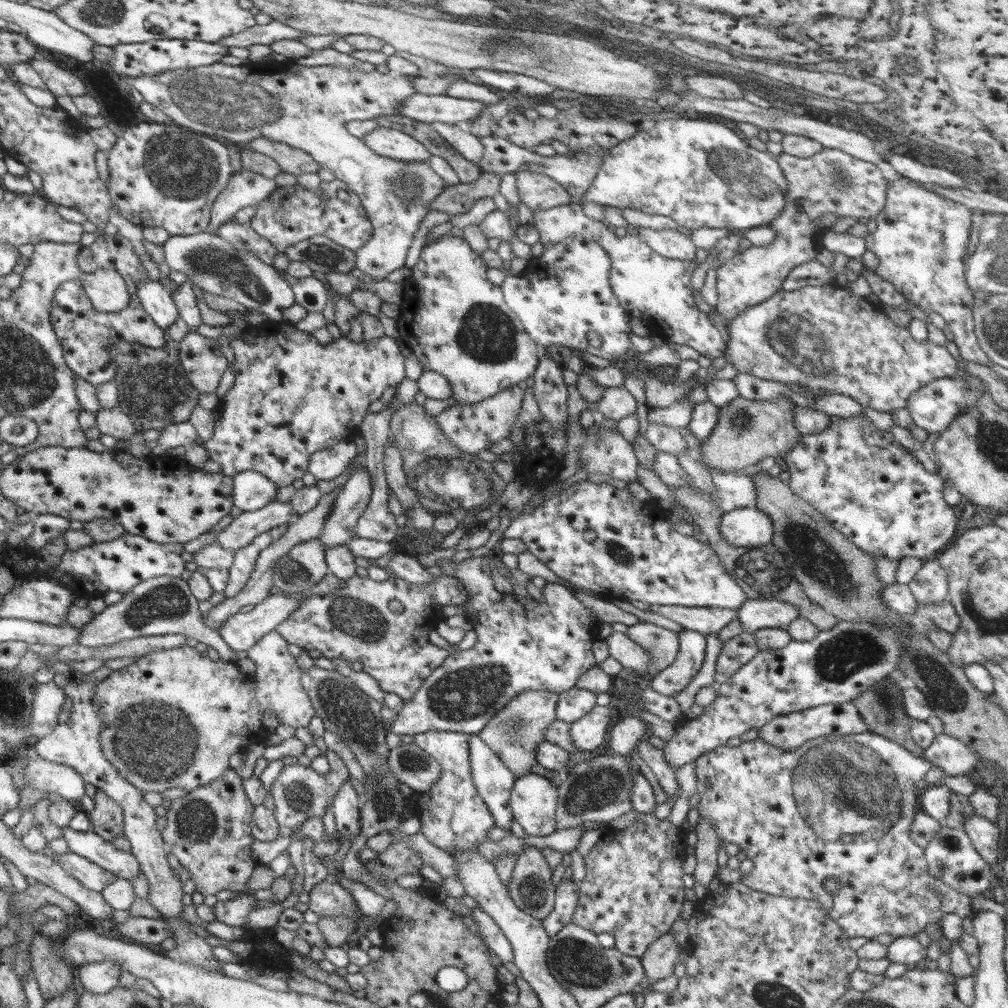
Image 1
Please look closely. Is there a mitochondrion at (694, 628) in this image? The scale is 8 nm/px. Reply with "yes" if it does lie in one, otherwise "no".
no

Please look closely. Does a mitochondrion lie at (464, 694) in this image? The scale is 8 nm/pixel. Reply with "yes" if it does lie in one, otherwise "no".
yes

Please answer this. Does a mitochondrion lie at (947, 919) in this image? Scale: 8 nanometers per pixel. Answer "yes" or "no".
no

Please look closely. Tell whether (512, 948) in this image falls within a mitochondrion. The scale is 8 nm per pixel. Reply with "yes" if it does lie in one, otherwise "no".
no

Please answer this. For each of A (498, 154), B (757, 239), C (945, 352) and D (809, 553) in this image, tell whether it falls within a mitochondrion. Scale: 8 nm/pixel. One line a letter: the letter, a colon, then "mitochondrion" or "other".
A: other
B: other
C: other
D: mitochondrion

